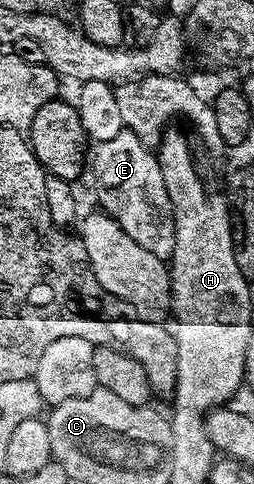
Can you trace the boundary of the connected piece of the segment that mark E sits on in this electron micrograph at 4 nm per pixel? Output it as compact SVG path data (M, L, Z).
M127 131L114 135L114 139L99 142L95 149L96 162L92 169L96 172L96 189L100 192L99 208L115 219L134 243L141 244L154 255L171 258L176 238L174 209L157 154L143 145L138 135Z

